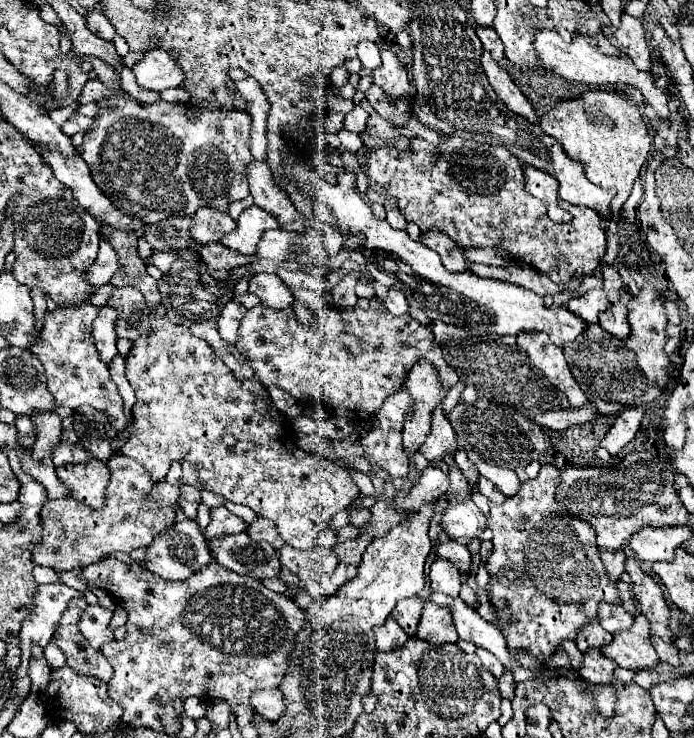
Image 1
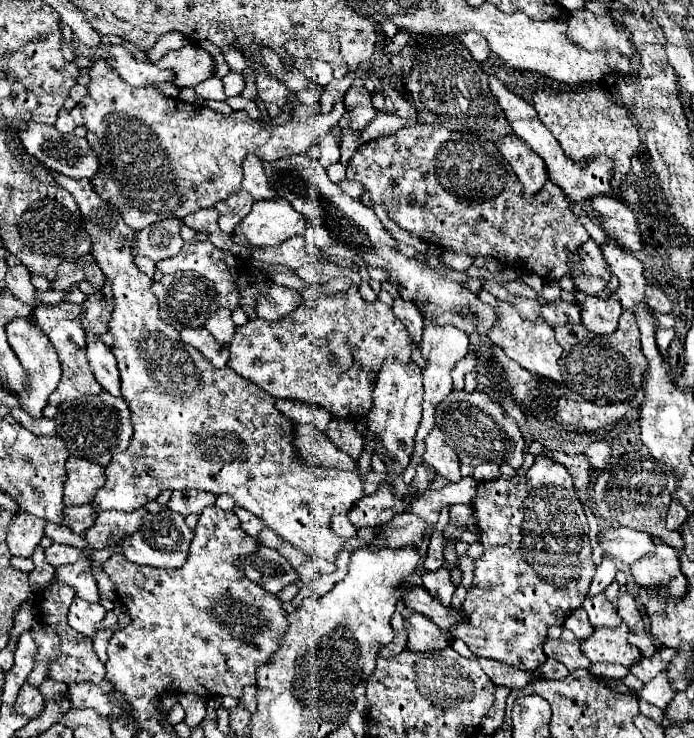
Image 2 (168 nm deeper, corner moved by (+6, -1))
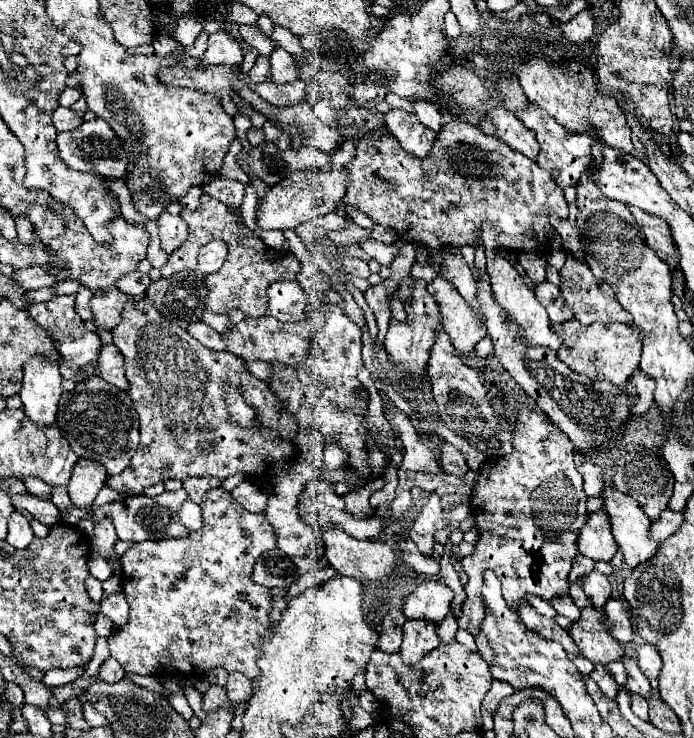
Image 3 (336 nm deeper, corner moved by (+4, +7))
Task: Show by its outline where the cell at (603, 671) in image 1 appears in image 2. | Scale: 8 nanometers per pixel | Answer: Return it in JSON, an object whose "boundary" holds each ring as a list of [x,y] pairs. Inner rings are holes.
{"boundary":[[[545,640],[545,654],[565,664],[569,672],[573,670],[591,670],[591,660],[581,652],[579,642],[561,642],[561,640]]]}

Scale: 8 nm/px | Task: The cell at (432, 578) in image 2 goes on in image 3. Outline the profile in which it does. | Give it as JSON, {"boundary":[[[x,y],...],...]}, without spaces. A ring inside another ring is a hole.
{"boundary":[[[431,576],[405,598],[403,614],[407,620],[427,620],[441,624],[441,620],[449,614],[451,600],[453,592],[449,586],[441,578]]]}

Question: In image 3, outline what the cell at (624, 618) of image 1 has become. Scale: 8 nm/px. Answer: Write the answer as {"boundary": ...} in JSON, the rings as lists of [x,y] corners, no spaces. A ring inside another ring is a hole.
{"boundary":[[[593,570],[593,572],[585,574],[585,576],[581,576],[581,580],[583,580],[585,596],[593,602],[593,606],[597,610],[601,610],[603,604],[611,598],[611,584],[609,584],[607,576],[603,576],[601,572]]]}

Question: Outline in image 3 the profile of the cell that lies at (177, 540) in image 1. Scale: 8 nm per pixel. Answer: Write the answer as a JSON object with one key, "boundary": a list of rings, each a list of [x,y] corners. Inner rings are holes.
{"boundary":[[[175,490],[175,492],[163,492],[161,496],[131,496],[127,500],[119,500],[119,502],[109,502],[99,506],[93,516],[91,522],[97,524],[99,516],[109,516],[113,520],[113,526],[117,530],[119,540],[131,540],[131,542],[145,542],[145,540],[167,540],[167,538],[179,538],[185,536],[189,530],[179,522],[179,506],[187,500],[189,496],[185,494],[185,490]]]}

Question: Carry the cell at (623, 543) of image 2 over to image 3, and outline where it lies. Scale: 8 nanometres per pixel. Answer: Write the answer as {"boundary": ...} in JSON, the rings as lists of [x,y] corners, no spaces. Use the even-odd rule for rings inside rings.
{"boundary":[[[603,510],[589,512],[585,526],[579,530],[577,538],[579,554],[585,558],[591,558],[595,562],[603,560],[609,562],[617,552],[617,542],[611,534],[611,522],[609,516]]]}

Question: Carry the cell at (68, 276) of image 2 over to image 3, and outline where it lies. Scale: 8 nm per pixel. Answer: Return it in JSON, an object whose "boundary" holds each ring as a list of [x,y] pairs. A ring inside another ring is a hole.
{"boundary":[[[33,266],[33,268],[25,268],[25,270],[15,270],[11,274],[13,282],[17,282],[17,286],[21,286],[23,290],[37,290],[43,286],[53,286],[55,282],[59,282],[55,276],[45,274],[43,268]]]}

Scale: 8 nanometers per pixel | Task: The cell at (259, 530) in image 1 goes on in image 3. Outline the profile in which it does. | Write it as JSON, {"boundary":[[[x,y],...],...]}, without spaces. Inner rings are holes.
{"boundary":[[[245,480],[241,482],[239,486],[235,486],[231,490],[233,498],[247,510],[247,512],[265,512],[265,506],[267,506],[267,494],[265,490],[257,484],[257,482],[251,482],[251,480]]]}

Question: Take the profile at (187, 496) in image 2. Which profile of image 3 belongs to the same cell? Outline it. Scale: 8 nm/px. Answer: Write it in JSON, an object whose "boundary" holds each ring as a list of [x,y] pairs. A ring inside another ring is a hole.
{"boundary":[[[201,476],[201,478],[187,478],[183,482],[183,488],[189,492],[189,498],[195,502],[195,504],[201,504],[205,500],[205,494],[211,490],[211,488],[217,488],[221,486],[221,480],[213,478],[213,476]]]}

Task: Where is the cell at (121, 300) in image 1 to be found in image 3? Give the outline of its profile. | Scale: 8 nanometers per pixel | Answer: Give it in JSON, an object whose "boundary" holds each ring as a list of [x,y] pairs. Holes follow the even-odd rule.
{"boundary":[[[79,286],[77,294],[75,294],[75,312],[81,316],[81,320],[91,320],[93,318],[89,298],[91,298],[91,292],[85,290],[83,286]]]}

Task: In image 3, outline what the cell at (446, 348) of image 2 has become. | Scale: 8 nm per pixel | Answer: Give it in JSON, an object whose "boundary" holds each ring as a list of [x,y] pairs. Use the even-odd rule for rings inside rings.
{"boundary":[[[437,276],[427,286],[427,290],[437,298],[439,310],[443,314],[443,328],[449,334],[451,344],[455,346],[455,350],[467,356],[475,348],[475,344],[487,336],[487,330],[481,326],[479,316],[463,300],[457,288],[441,276]]]}

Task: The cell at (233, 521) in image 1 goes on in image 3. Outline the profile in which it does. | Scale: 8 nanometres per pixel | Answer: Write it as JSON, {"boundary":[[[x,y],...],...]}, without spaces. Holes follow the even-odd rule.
{"boundary":[[[221,486],[209,490],[201,510],[201,530],[189,532],[185,538],[139,542],[121,556],[123,588],[129,602],[129,622],[108,638],[108,647],[111,656],[123,666],[123,670],[133,674],[203,674],[209,668],[221,666],[229,674],[241,672],[247,678],[257,680],[257,674],[261,674],[257,670],[257,642],[271,624],[271,594],[269,588],[257,586],[251,580],[251,572],[257,556],[275,548],[277,538],[265,514],[249,514],[241,504],[235,502],[231,492],[223,490]]]}

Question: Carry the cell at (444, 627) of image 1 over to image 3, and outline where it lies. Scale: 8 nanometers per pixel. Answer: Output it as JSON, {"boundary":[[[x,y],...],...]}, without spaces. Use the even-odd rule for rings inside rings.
{"boundary":[[[407,620],[403,626],[403,644],[401,644],[401,660],[413,664],[421,660],[429,650],[439,646],[439,638],[435,634],[435,624],[421,620]]]}

